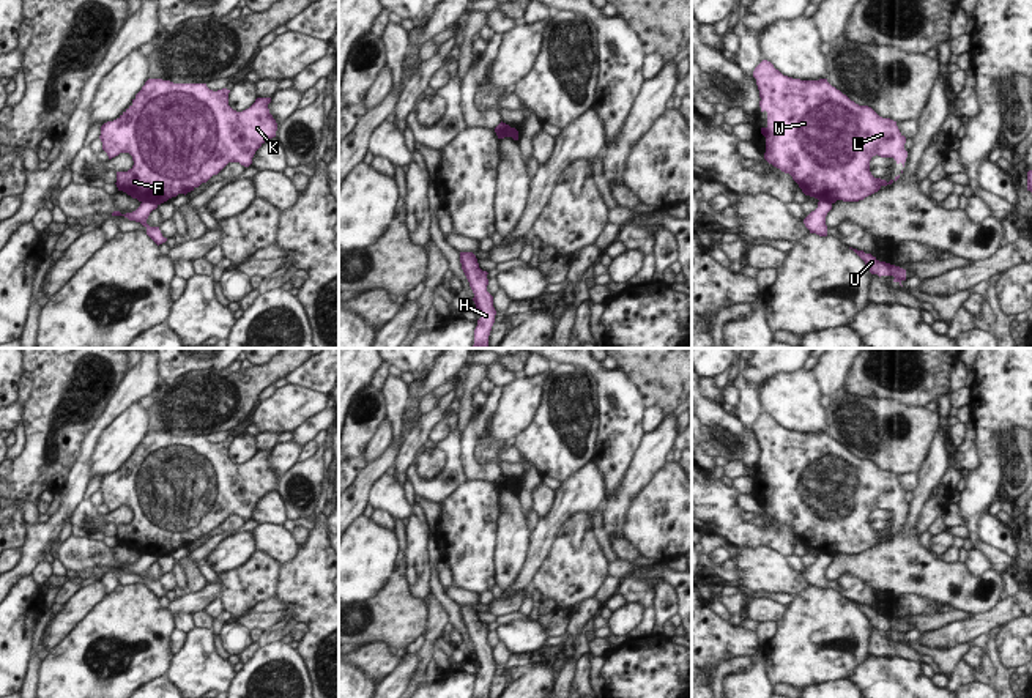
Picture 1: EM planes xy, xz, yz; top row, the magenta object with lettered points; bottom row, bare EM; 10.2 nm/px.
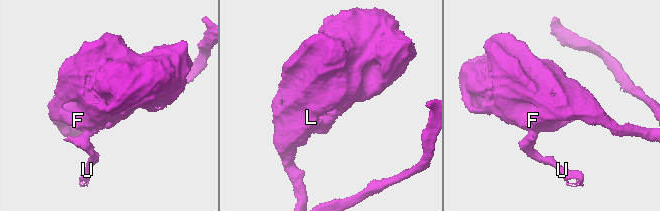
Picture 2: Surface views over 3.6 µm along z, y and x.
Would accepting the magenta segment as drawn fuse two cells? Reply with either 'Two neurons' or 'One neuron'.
Two neurons

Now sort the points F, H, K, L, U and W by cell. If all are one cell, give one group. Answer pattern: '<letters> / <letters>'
F H K L W / U

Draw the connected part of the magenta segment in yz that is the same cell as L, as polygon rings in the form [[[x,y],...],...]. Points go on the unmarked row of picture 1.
[[[763,413],[755,421],[753,430],[759,443],[761,465],[767,465],[767,479],[761,481],[761,487],[766,490],[764,512],[781,525],[789,526],[805,548],[830,558],[837,553],[859,555],[900,531],[898,528],[887,536],[885,533],[874,531],[870,525],[870,514],[876,507],[881,511],[893,511],[897,517],[901,515],[904,520],[908,511],[908,504],[904,503],[906,490],[900,485],[897,474],[879,470],[868,459],[856,457],[832,440],[827,432],[793,432],[783,429],[767,413]]]

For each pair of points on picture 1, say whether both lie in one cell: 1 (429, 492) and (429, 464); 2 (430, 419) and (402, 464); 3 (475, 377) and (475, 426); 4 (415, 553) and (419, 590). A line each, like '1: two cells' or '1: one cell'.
1: one cell
2: one cell
3: two cells
4: one cell

